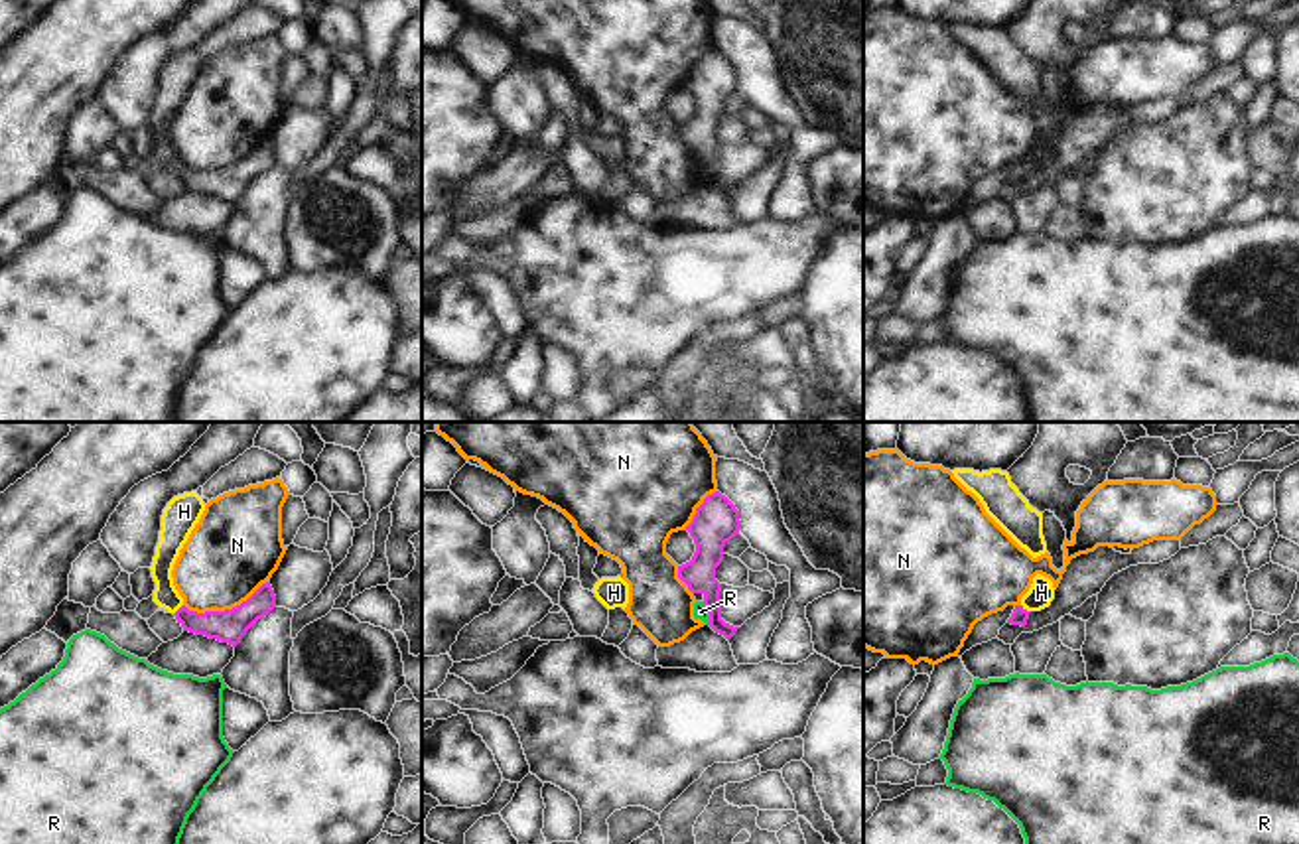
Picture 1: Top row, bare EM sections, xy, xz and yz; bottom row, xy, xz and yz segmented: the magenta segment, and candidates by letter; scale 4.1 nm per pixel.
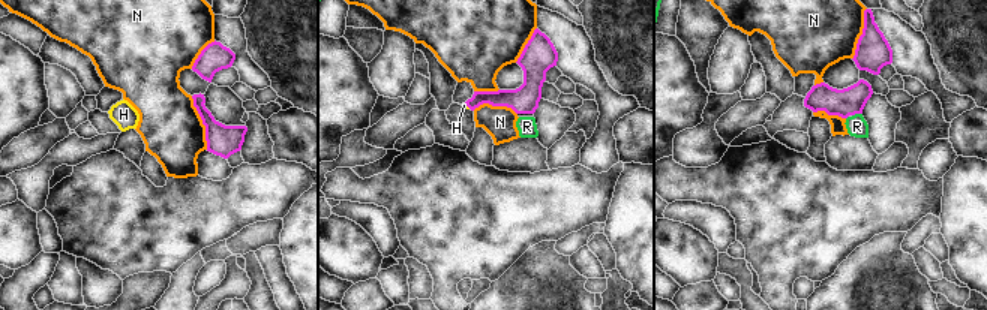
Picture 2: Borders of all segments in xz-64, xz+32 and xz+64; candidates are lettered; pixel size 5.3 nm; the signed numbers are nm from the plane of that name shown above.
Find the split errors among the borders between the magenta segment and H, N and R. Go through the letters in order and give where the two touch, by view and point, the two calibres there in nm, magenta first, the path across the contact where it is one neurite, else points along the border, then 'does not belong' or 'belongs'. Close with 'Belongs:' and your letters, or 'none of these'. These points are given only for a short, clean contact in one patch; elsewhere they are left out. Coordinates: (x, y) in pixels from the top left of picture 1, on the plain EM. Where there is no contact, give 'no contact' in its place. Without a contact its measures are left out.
H: yz (1025, 168) | 70/110 nm | across yz (1020, 174), (1025, 168), (1041, 150) | belongs
N: xy (225, 168) | 140/360 nm | does not belong
R: xz (710, 172) | 140/60 nm | along xz (702, 160), (710, 182) | does not belong
Belongs: H

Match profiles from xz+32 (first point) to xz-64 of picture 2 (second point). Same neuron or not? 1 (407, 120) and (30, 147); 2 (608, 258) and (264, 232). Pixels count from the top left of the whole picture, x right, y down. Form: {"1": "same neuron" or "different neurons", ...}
{"1": "same neuron", "2": "different neurons"}

